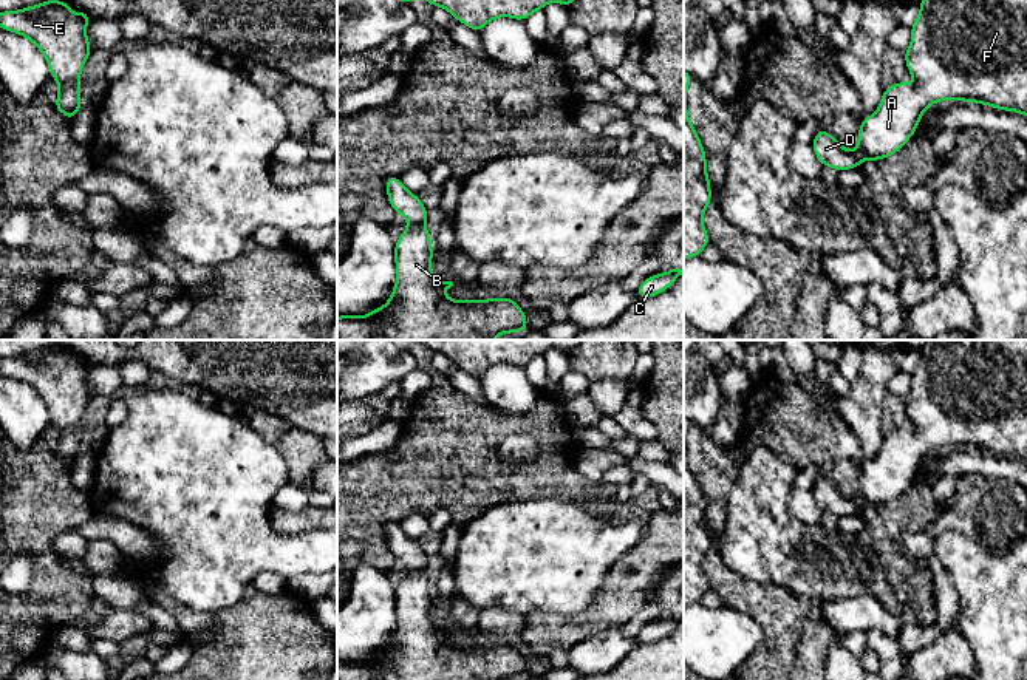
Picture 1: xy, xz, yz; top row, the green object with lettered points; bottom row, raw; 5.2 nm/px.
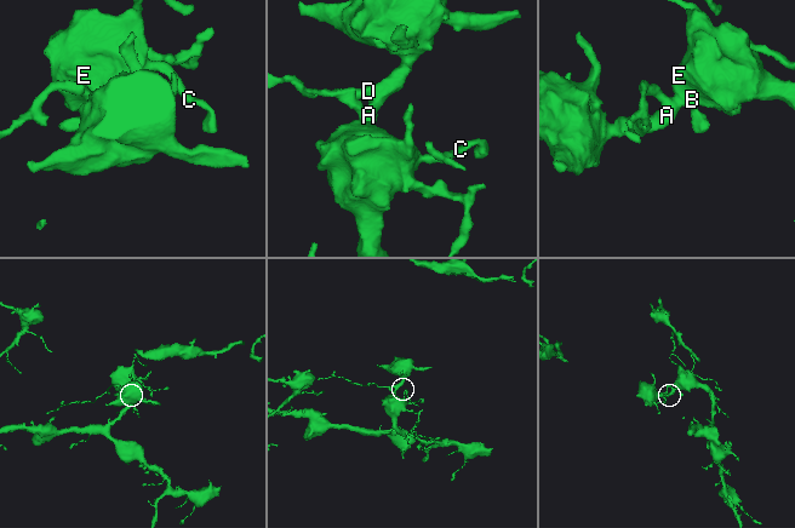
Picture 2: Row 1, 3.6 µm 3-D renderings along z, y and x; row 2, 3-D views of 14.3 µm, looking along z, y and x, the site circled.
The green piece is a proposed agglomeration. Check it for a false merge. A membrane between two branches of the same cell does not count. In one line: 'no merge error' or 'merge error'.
no merge error

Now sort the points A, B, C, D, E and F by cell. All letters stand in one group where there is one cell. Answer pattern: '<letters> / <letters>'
A B C D E F

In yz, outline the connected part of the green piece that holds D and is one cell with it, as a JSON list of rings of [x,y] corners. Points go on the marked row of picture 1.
[[[922,0],[919,6],[920,12],[909,28],[911,45],[903,53],[916,83],[896,82],[883,91],[875,113],[860,124],[854,151],[848,151],[831,133],[818,128],[812,148],[821,165],[843,172],[857,168],[865,159],[880,161],[897,153],[916,133],[922,114],[940,100],[978,102],[1027,116],[1027,0]]]

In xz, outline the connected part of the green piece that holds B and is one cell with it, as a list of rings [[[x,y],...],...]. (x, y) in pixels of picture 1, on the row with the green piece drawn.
[[[401,178],[385,179],[387,196],[396,213],[405,216],[408,227],[394,243],[396,284],[390,300],[367,315],[337,317],[339,340],[493,340],[507,332],[527,331],[527,317],[512,298],[470,298],[452,300],[442,292],[453,286],[452,281],[439,283],[432,272],[432,236],[425,229],[428,210],[422,201],[408,192]]]

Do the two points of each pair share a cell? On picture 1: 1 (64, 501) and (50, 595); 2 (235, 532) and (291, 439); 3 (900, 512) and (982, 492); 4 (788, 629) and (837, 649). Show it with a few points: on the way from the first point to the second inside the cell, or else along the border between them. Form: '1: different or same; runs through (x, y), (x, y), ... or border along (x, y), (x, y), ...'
1: same; runs through (45, 524), (45, 561), (50, 572)
2: different; border along (274, 447), (285, 461), (290, 481)
3: different; border along (944, 507), (930, 523)
4: different; border along (835, 635), (829, 645), (825, 663)

